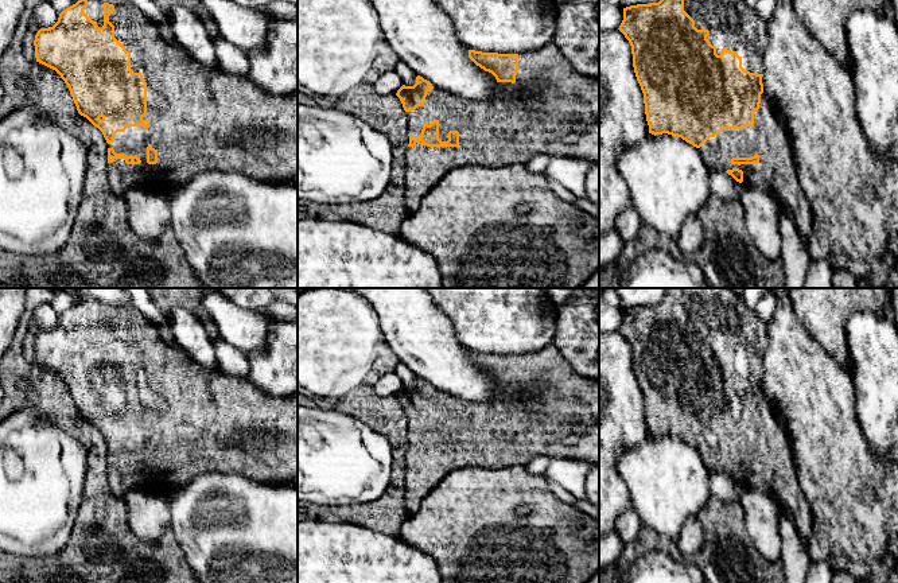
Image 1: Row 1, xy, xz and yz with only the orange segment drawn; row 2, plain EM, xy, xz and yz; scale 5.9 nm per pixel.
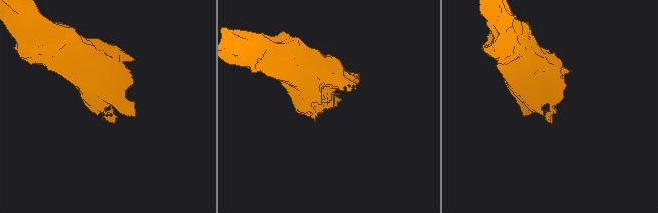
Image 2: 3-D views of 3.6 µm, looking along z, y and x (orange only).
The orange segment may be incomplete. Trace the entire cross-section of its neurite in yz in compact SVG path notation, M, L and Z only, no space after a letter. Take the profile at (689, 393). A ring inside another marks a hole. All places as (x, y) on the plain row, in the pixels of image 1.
M665 288L658 304L623 310L618 330L631 347L633 369L644 395L649 435L681 439L700 452L710 470L726 473L745 491L766 495L790 513L802 549L812 533L813 514L797 479L792 440L778 408L763 395L767 324L750 310L743 298L728 288Z

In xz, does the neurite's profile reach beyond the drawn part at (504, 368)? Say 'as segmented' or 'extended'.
extended

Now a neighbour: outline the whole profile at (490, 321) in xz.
M424 288L450 318L455 337L469 351L498 355L533 354L552 343L557 306L543 288Z

